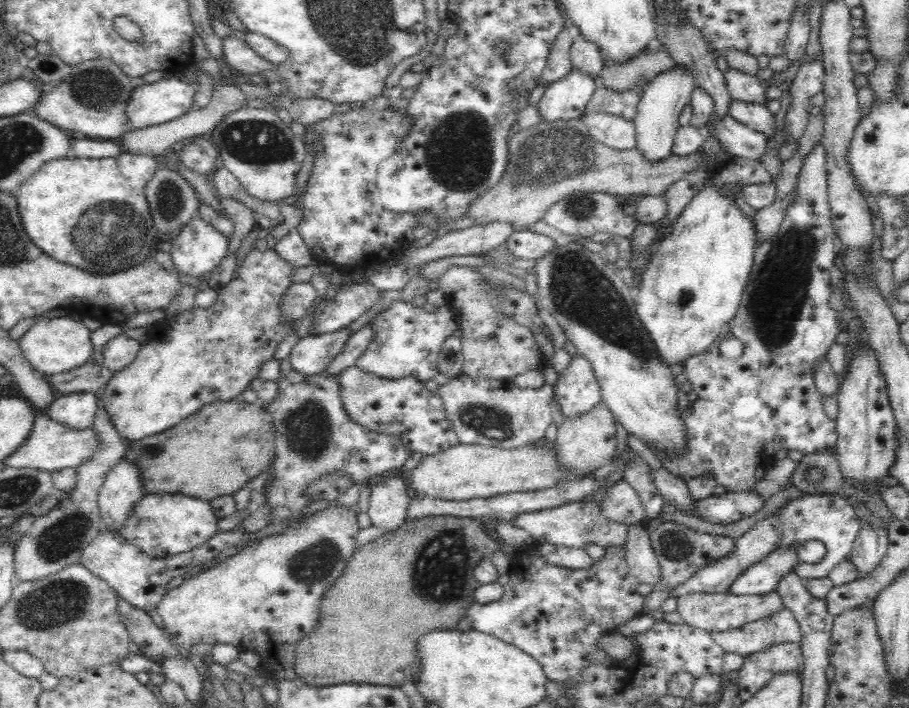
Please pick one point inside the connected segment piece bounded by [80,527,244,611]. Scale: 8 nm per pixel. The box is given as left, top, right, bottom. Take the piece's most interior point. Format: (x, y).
(142, 580)

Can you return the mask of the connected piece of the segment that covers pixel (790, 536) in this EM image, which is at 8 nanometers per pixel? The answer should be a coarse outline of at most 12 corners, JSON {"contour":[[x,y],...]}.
{"contour":[[802,493],[774,513],[774,550],[820,540],[826,556],[800,561],[802,579],[826,577],[848,560],[861,526],[840,495]]}

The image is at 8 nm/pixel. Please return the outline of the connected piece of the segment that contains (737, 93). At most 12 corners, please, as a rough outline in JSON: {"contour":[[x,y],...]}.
{"contour":[[734,70],[723,73],[731,98],[767,104],[768,86],[756,75]]}

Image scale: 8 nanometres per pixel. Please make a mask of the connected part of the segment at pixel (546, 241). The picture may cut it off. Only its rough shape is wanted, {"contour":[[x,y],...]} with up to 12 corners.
{"contour":[[513,231],[505,250],[522,260],[538,260],[551,252],[548,236]]}

